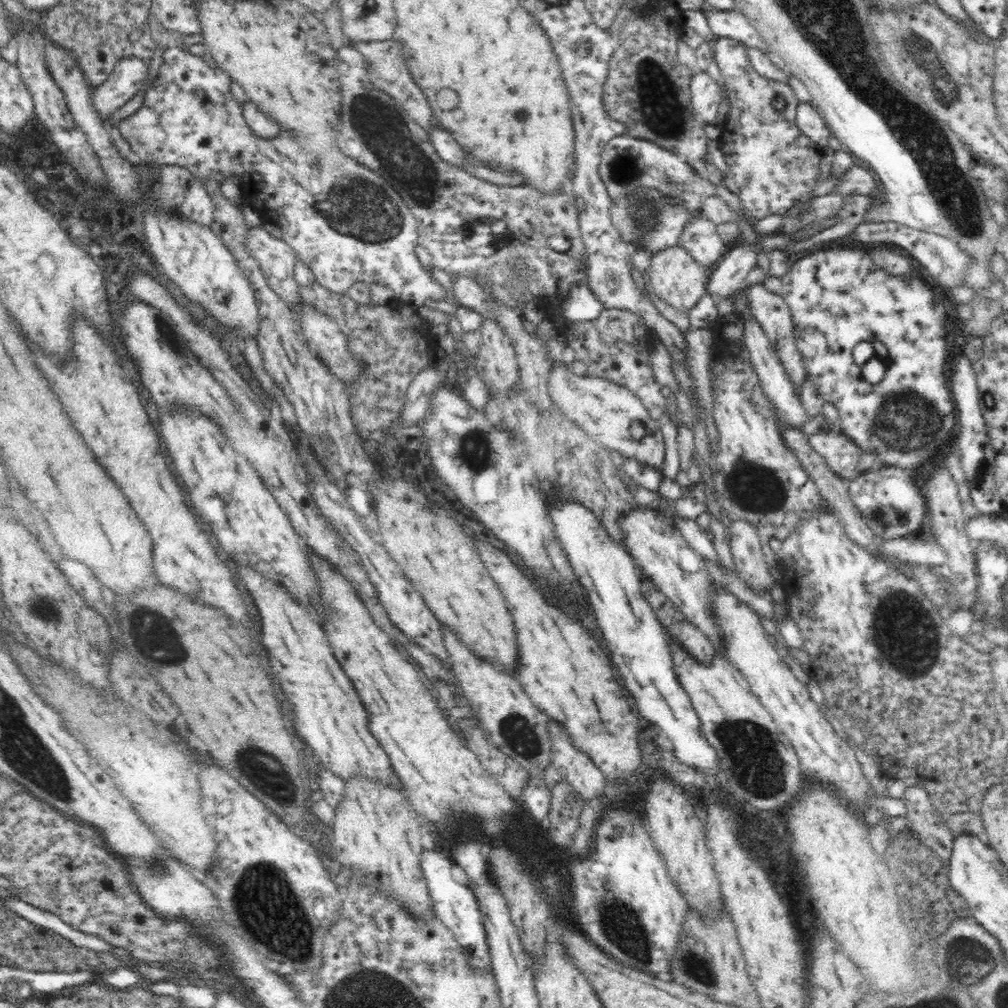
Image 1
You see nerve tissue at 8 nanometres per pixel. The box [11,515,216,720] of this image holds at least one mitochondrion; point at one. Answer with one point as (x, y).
(152, 630)

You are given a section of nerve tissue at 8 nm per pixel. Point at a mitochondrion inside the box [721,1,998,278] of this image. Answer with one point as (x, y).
(927, 65)

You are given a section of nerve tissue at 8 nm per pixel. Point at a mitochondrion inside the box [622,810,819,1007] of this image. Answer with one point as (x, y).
(692, 961)

